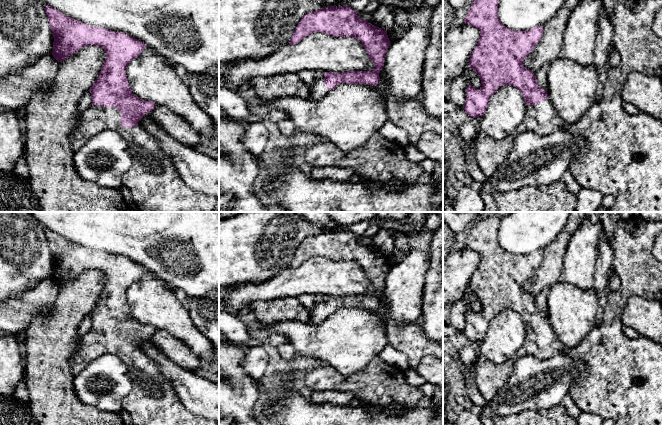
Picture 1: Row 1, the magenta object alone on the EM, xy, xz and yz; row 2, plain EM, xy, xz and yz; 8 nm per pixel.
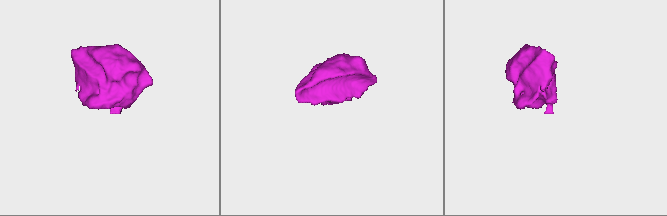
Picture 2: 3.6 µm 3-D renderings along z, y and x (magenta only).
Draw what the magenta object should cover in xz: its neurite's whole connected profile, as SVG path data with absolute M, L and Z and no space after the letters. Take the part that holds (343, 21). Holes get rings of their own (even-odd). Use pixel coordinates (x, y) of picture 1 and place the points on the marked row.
M330 5L305 14L298 23L290 39L290 45L296 45L316 32L334 37L356 38L361 41L375 67L373 71L314 72L315 82L310 88L309 97L312 100L323 98L330 90L342 83L371 86L380 83L379 72L384 66L385 54L391 41L386 30L370 24L368 20L361 20L357 13L349 6Z

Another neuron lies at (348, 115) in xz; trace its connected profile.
M342 83L319 100L287 97L262 105L253 94L250 93L250 97L265 110L284 111L287 118L295 124L298 132L326 138L343 151L364 146L368 139L379 132L388 121L386 106L389 100L382 97L371 85Z

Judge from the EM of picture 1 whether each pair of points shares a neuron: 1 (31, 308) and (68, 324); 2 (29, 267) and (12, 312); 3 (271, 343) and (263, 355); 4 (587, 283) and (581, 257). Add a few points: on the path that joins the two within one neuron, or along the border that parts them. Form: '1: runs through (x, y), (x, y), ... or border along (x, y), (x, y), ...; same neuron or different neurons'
1: border along (57, 294), (51, 308), (38, 314), (26, 329); different neurons
2: border along (32, 289), (20, 295), (12, 295), (10, 297); different neurons
3: border along (264, 344), (271, 352); different neurons
4: runs through (582, 277), (581, 263); same neuron

